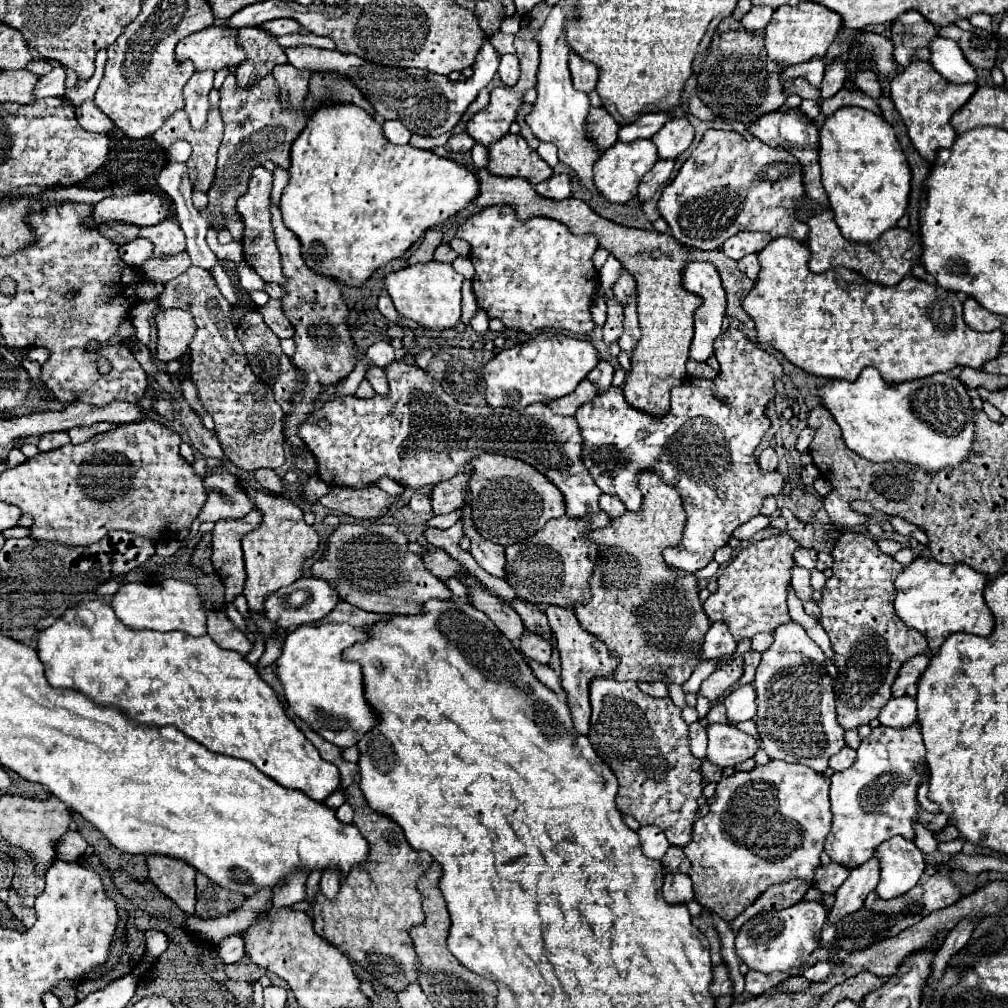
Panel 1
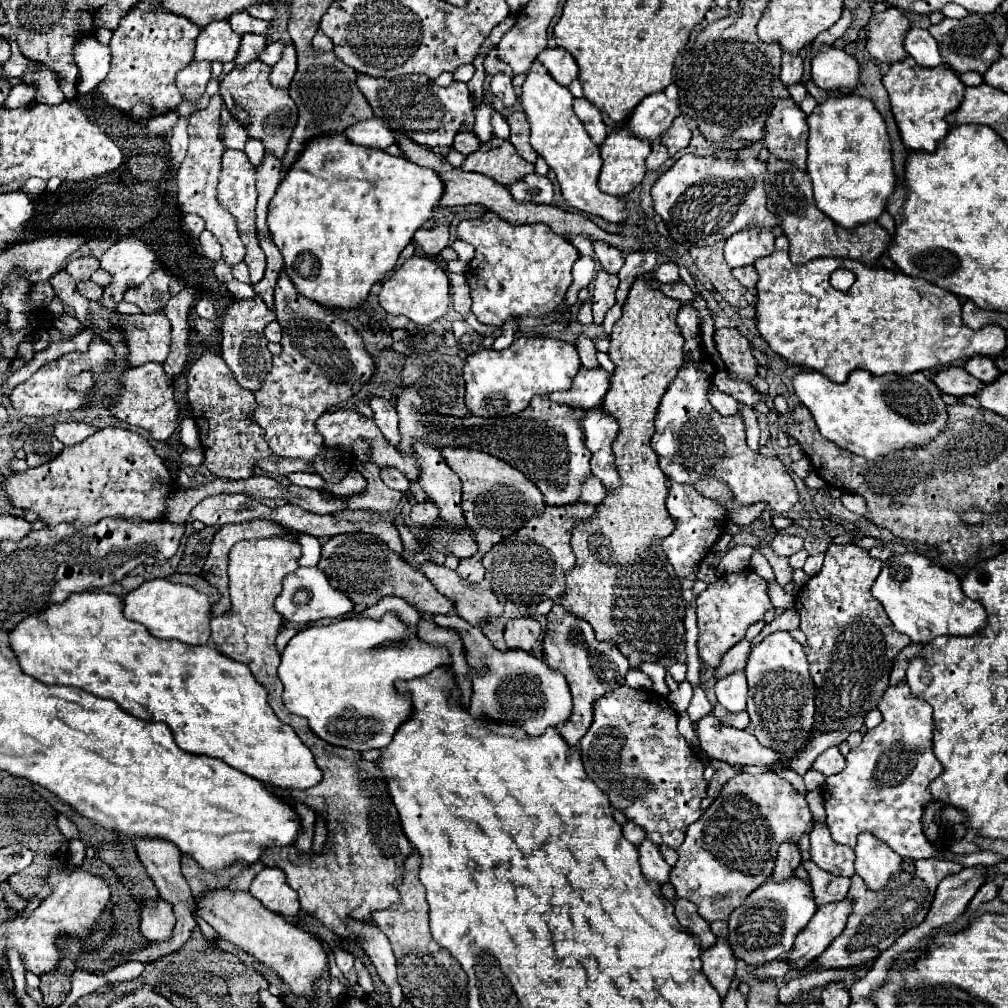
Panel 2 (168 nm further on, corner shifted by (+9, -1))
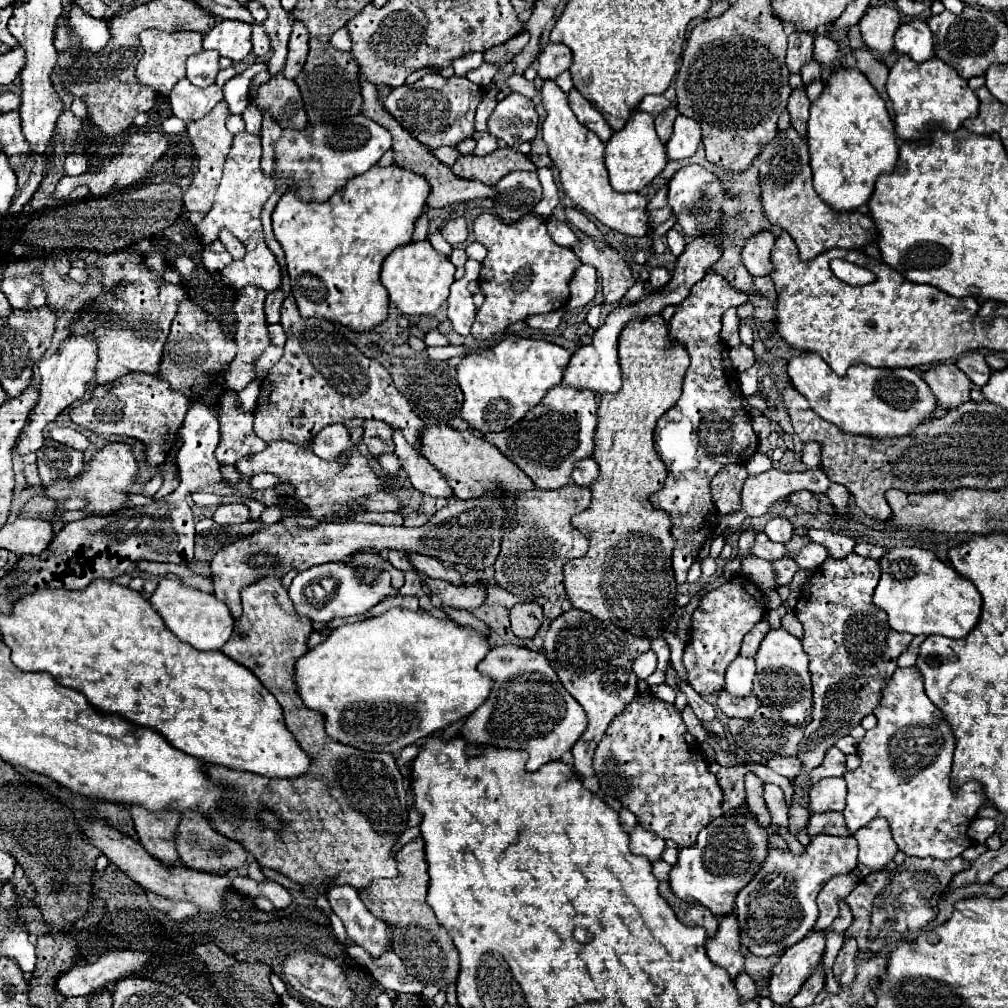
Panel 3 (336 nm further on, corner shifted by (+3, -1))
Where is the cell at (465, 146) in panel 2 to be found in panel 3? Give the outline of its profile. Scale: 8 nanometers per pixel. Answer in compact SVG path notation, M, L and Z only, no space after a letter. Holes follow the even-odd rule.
M476 132L474 138L476 138L476 150L474 150L476 156L486 156L498 148L498 140L488 132Z

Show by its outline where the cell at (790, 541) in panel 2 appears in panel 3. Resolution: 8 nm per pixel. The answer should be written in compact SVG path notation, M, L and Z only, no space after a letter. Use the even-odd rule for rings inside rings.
M772 518L772 520L768 520L766 526L764 526L764 532L766 532L766 536L772 542L780 542L780 544L786 544L792 538L792 534L794 534L792 524L786 518Z

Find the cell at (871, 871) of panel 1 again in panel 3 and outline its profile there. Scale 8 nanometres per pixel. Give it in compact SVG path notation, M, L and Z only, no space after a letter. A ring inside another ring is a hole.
M810 932L804 940L800 940L796 946L788 948L780 956L778 964L772 968L772 976L768 982L768 998L774 1004L784 1006L798 994L800 986L820 962L824 944L824 932Z

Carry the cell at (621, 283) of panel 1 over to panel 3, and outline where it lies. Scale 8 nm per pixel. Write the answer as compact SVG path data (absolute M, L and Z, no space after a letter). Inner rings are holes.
M566 208L566 218L568 218L568 222L570 222L570 226L576 230L576 232L582 232L582 234L586 234L586 236L598 236L600 240L604 240L604 236L600 234L600 230L594 226L594 222L590 222L588 218L586 218L586 214L582 214L580 210L576 210L576 208Z

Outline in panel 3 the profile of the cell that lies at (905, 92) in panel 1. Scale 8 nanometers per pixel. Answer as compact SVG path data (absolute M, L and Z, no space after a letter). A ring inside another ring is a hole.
M900 56L890 68L886 92L894 104L896 134L902 140L916 140L924 134L930 122L940 124L948 132L954 132L962 126L964 120L976 118L978 112L978 98L968 88L968 82L952 66L936 56L922 64L910 60L908 56Z

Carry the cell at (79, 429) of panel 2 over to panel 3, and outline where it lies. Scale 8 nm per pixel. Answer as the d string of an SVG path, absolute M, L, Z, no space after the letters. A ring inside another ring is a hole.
M54 428L54 430L50 430L50 438L60 442L60 444L66 444L74 450L86 450L88 444L90 444L86 440L86 436L80 434L78 430L74 430L74 428Z

